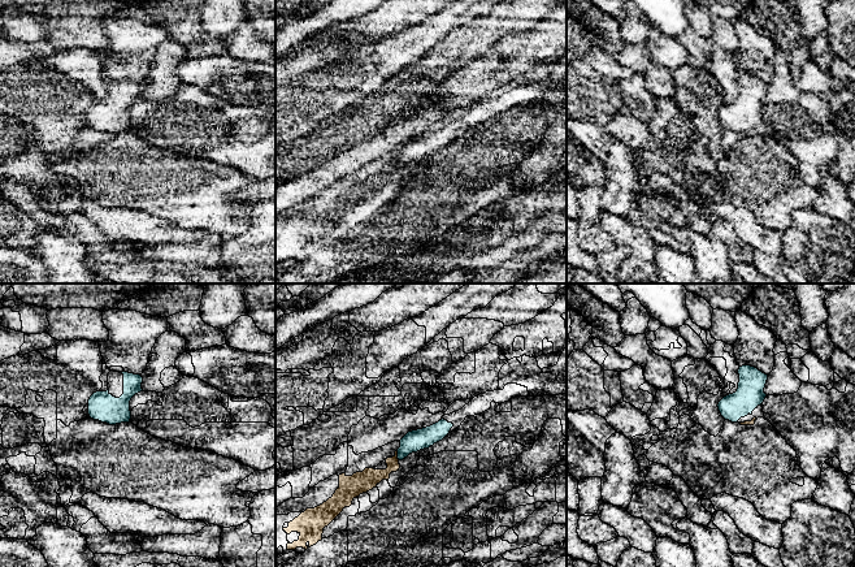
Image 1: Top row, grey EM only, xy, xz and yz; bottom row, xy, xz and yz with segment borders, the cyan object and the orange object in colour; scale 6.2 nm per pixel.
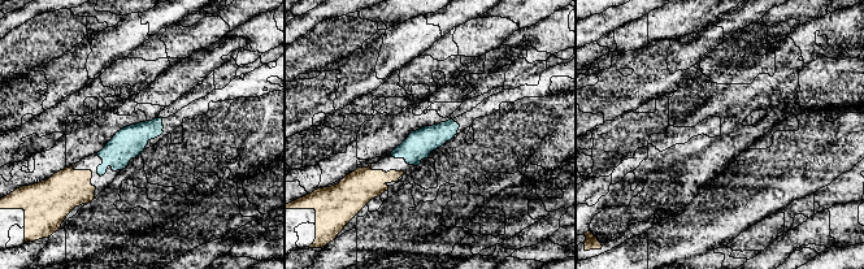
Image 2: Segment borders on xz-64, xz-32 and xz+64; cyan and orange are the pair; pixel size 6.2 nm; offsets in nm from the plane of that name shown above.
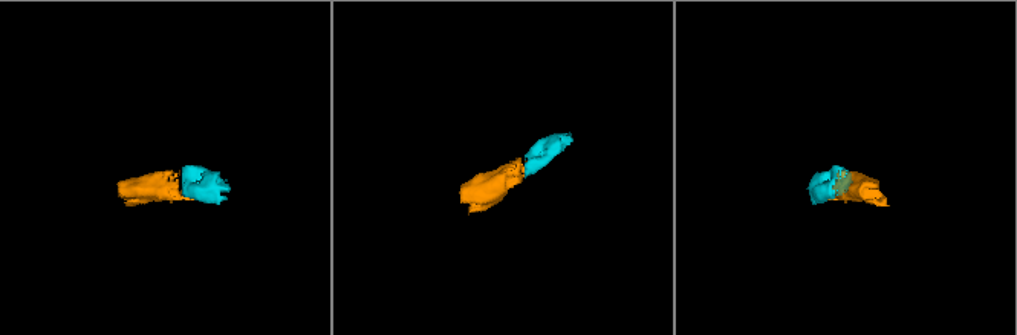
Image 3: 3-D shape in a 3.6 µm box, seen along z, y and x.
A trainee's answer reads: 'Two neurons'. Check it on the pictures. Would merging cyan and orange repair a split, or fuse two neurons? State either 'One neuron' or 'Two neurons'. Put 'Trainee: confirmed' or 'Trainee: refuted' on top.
Trainee: refuted
One neuron

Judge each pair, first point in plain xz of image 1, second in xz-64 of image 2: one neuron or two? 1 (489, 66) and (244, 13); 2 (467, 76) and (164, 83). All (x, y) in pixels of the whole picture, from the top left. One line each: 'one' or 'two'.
1: two
2: two

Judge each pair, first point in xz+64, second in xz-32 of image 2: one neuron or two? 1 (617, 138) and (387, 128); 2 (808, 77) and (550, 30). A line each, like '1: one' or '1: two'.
1: two
2: one

